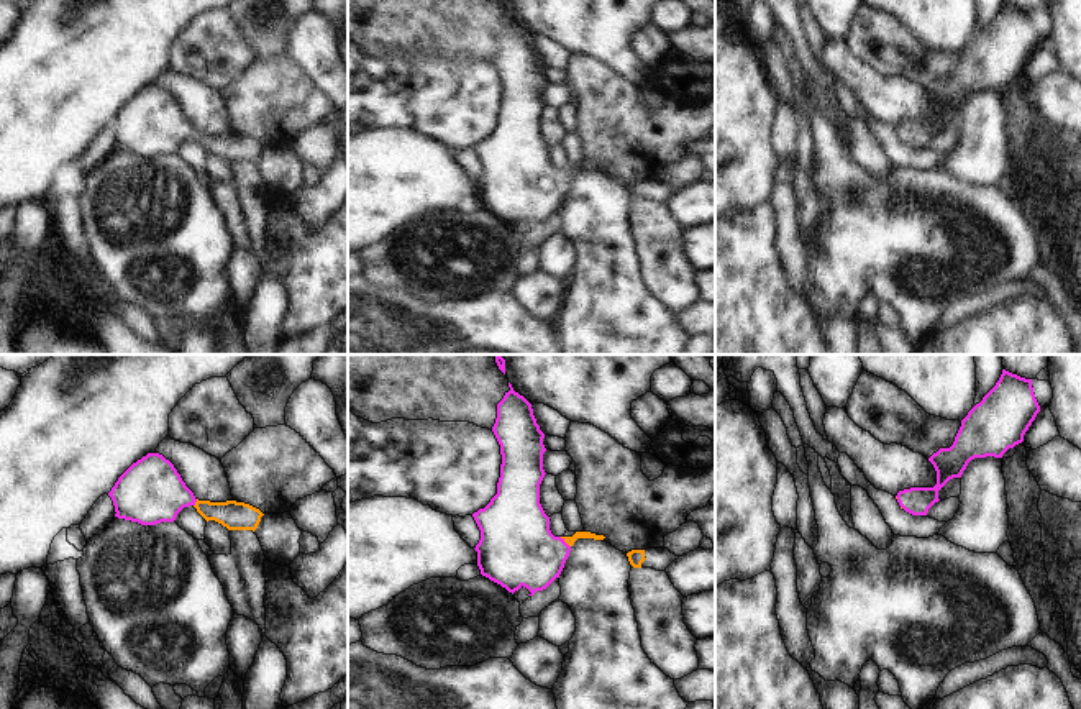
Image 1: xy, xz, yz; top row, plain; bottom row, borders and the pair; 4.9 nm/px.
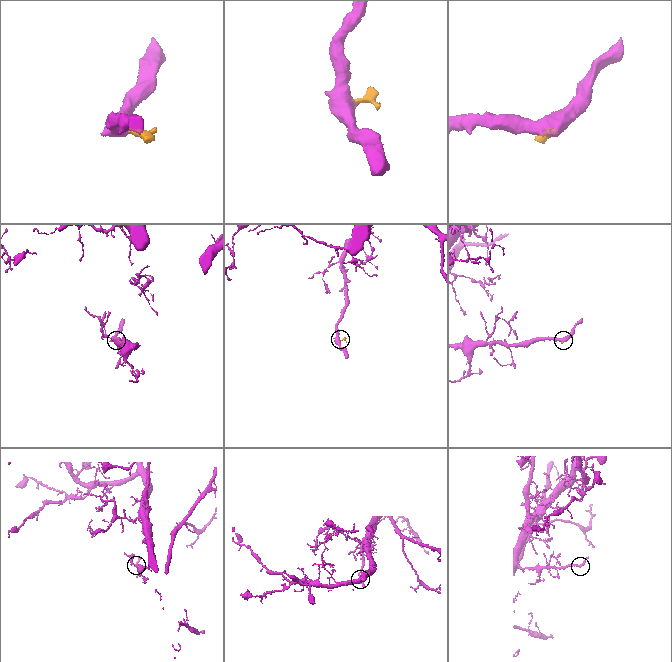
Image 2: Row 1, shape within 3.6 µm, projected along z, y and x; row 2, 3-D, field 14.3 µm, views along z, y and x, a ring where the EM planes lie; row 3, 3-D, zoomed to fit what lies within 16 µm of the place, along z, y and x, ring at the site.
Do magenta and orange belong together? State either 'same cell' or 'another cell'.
same cell

